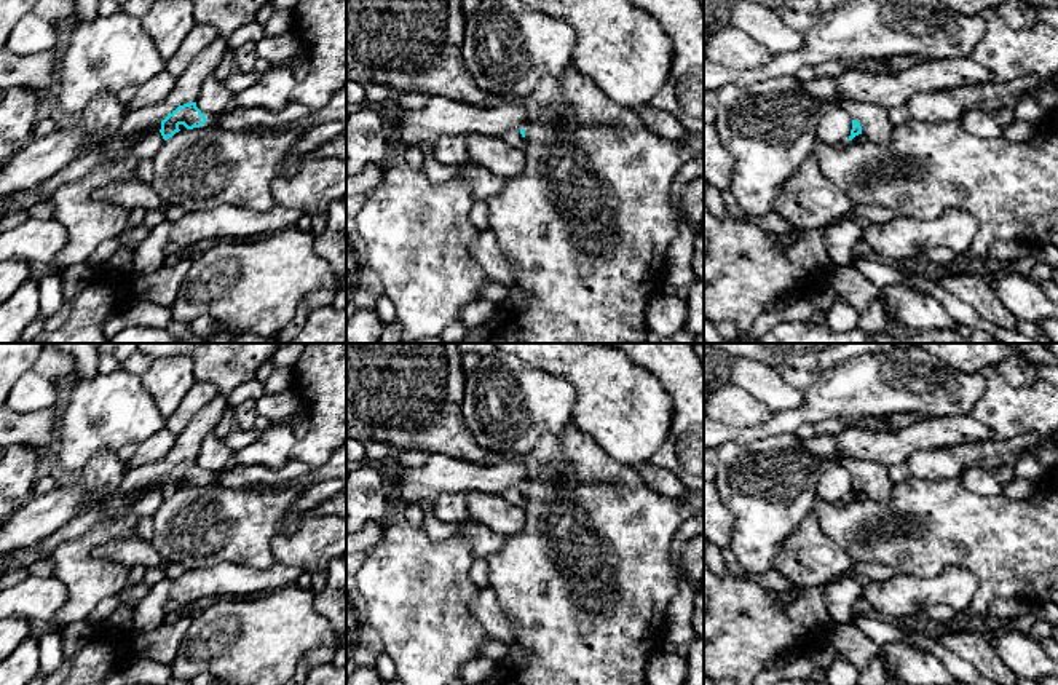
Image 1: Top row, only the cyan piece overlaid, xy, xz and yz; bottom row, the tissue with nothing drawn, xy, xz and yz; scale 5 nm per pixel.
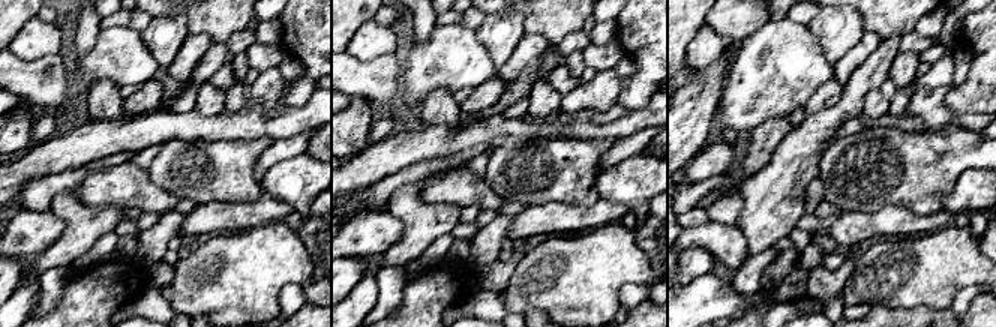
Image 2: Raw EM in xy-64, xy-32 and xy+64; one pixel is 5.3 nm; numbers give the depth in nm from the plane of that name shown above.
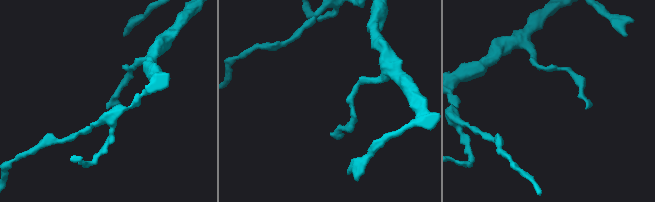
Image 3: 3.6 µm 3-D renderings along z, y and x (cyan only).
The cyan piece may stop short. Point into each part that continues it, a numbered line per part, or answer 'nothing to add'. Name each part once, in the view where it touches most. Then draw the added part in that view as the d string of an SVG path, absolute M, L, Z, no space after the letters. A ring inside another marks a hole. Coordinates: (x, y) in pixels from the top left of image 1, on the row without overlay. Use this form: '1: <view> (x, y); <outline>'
nothing to add

